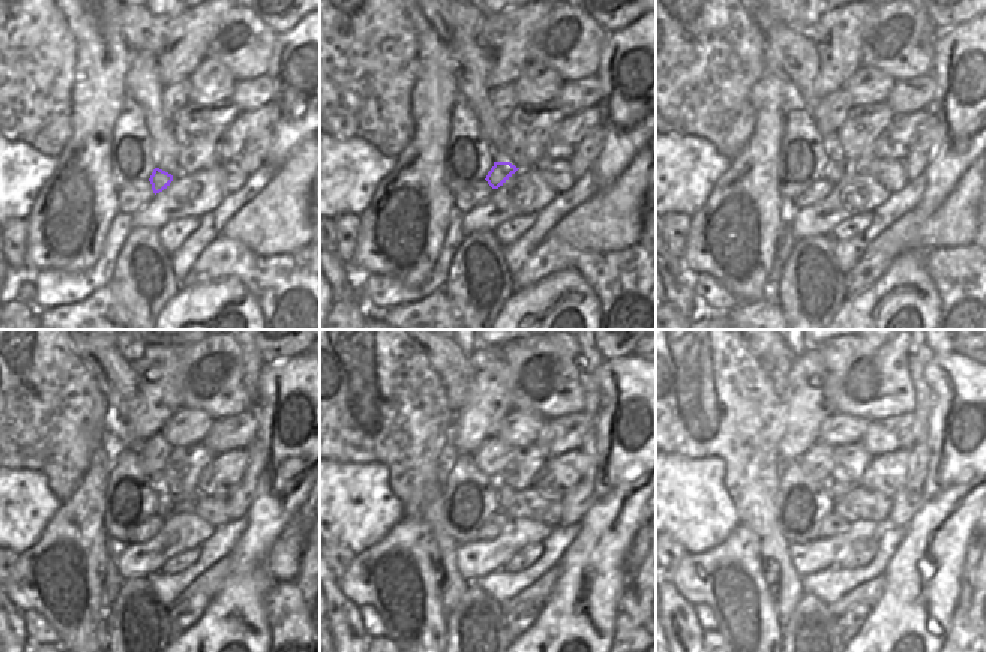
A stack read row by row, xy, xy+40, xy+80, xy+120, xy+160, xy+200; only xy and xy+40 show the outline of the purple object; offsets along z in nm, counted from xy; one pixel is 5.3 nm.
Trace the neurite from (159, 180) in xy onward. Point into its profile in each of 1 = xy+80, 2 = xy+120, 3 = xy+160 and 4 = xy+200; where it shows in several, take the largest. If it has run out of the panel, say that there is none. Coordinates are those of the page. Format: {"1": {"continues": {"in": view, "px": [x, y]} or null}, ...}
{"1": {"continues": {"in": "xy+80", "px": [838, 168]}}, "2": {"continues": {"in": "xy+120", "px": [164, 508]}}, "3": {"continues": {"in": "xy+160", "px": [500, 493]}}, "4": {"continues": {"in": "xy+200", "px": [835, 487]}}}

